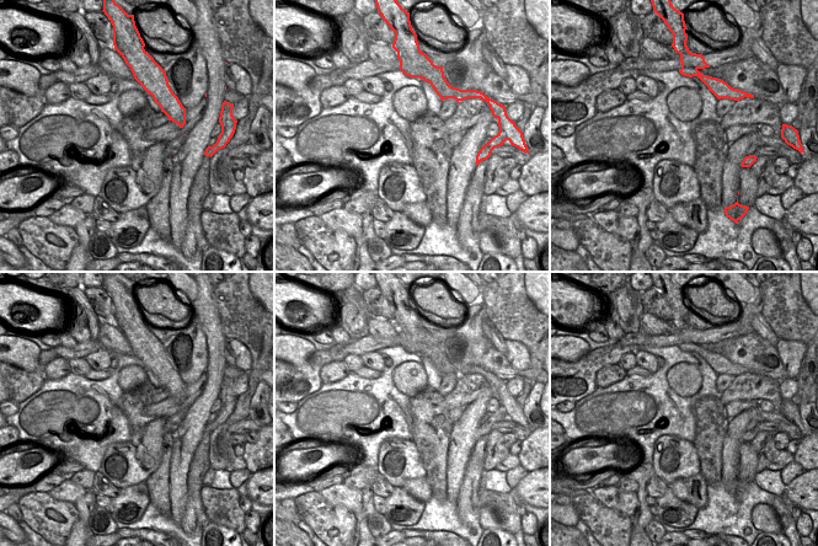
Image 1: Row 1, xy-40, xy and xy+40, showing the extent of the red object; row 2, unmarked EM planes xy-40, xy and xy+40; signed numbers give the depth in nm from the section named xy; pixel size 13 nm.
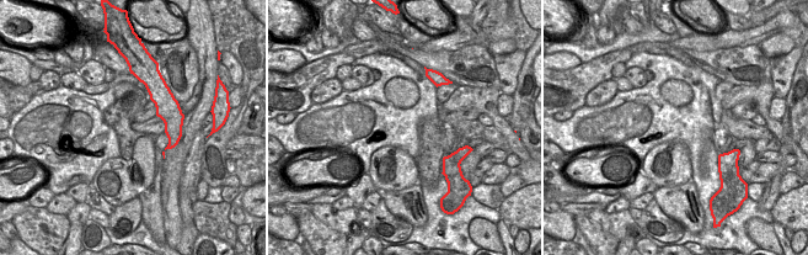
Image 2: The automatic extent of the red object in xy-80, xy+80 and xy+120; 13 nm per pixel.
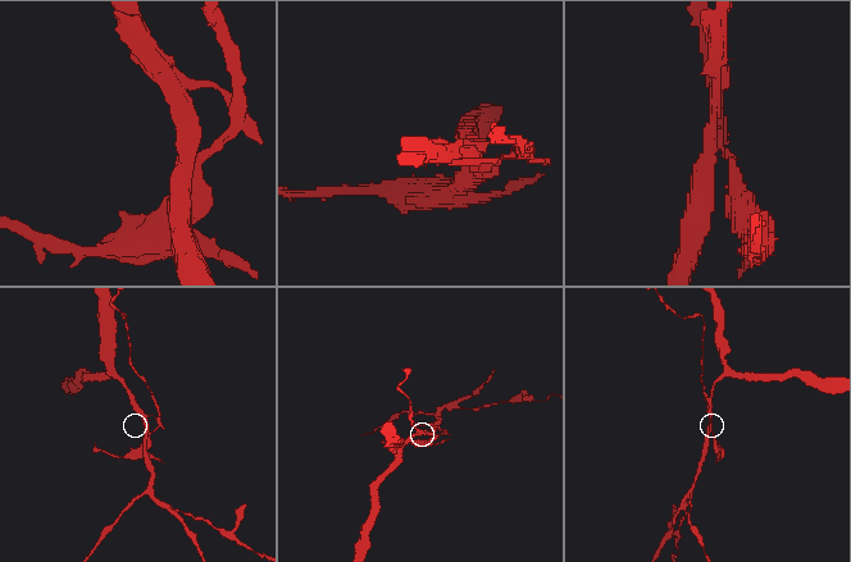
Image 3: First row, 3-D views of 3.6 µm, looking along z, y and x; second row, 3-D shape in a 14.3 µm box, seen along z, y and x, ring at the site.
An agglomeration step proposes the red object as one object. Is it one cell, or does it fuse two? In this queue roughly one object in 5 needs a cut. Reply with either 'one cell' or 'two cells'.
two cells

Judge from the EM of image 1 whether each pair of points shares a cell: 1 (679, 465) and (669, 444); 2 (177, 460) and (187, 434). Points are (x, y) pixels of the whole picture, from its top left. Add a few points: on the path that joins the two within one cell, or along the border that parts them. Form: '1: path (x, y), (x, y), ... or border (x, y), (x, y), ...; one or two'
1: path (677, 460), (669, 449); one
2: path (182, 454), (186, 440); one

